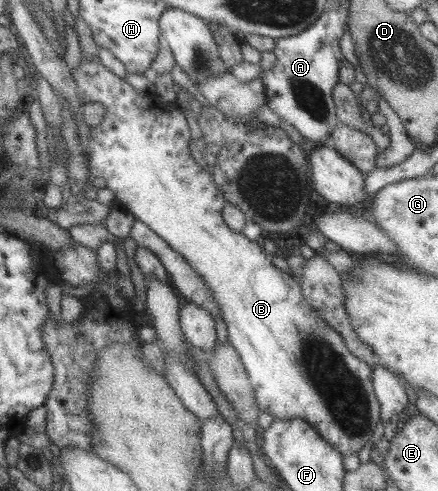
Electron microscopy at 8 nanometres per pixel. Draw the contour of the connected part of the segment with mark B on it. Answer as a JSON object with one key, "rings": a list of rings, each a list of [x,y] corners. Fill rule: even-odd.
{"rings":[[[81,55],[81,60],[77,68],[71,68],[71,75],[73,81],[77,85],[77,93],[81,97],[83,104],[86,103],[101,103],[105,107],[105,114],[99,124],[97,124],[91,132],[89,132],[89,140],[87,140],[87,149],[89,149],[88,171],[94,177],[101,177],[105,181],[105,185],[115,195],[116,206],[122,207],[125,211],[129,211],[134,219],[139,219],[141,223],[145,223],[146,227],[157,235],[175,254],[178,254],[188,265],[193,269],[193,272],[201,279],[205,285],[208,293],[213,297],[214,303],[220,308],[222,314],[222,321],[226,325],[227,341],[235,348],[237,355],[241,359],[241,364],[244,366],[247,378],[253,385],[256,403],[261,412],[268,413],[273,418],[277,419],[291,419],[299,418],[311,424],[315,428],[315,432],[331,444],[337,452],[341,453],[341,457],[349,455],[358,451],[369,441],[371,433],[375,424],[380,419],[379,404],[374,394],[372,386],[372,369],[370,369],[364,361],[351,354],[347,349],[341,335],[337,333],[329,324],[321,318],[317,311],[313,310],[307,304],[300,292],[300,282],[295,281],[287,273],[282,273],[271,264],[270,258],[266,256],[263,251],[257,246],[254,241],[249,241],[241,232],[233,232],[227,228],[225,222],[222,220],[222,207],[226,204],[225,198],[213,179],[211,173],[207,169],[203,169],[201,165],[195,163],[195,159],[191,157],[189,143],[191,139],[189,136],[189,128],[187,128],[187,121],[183,117],[183,111],[179,111],[177,102],[163,102],[159,96],[151,92],[141,92],[135,90],[131,85],[127,84],[125,80],[120,79],[113,74],[109,69],[105,68],[97,56],[85,58]]]}

